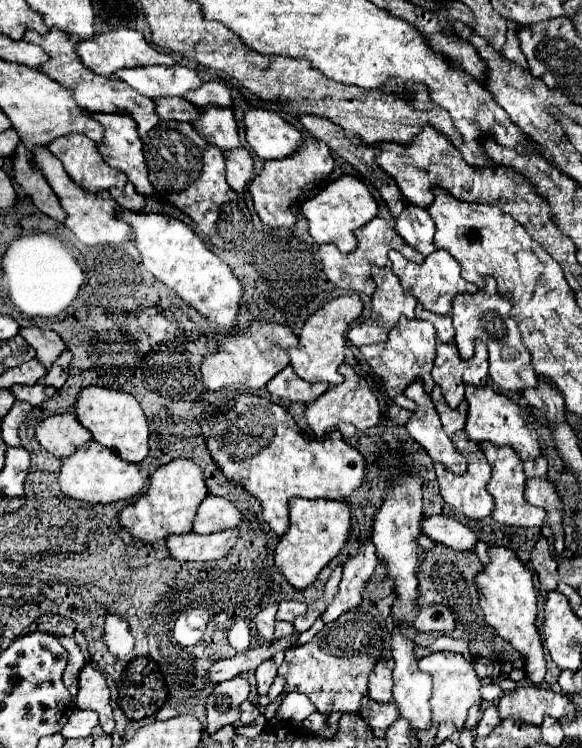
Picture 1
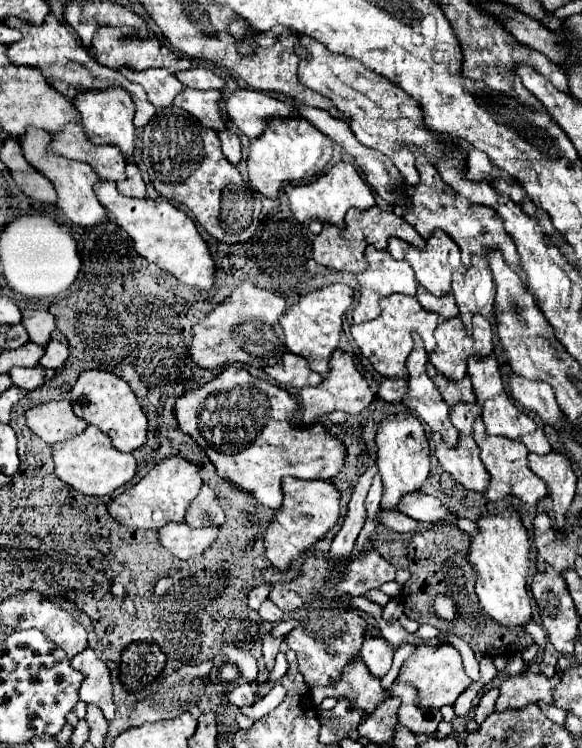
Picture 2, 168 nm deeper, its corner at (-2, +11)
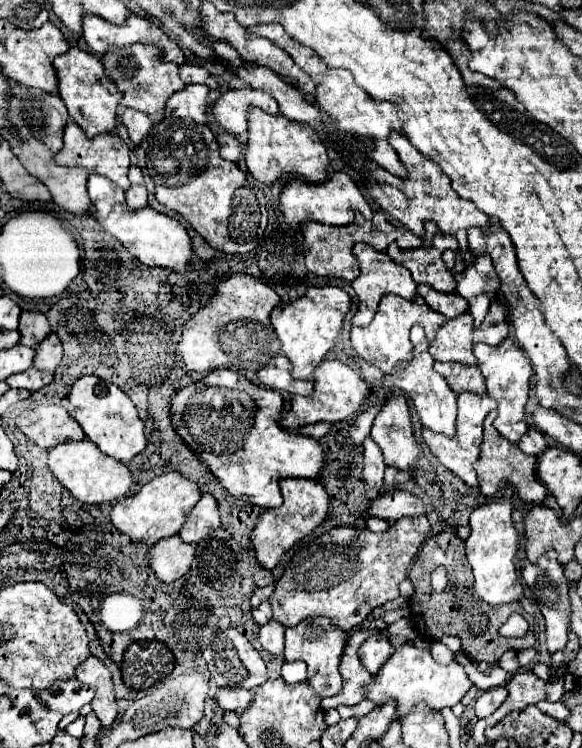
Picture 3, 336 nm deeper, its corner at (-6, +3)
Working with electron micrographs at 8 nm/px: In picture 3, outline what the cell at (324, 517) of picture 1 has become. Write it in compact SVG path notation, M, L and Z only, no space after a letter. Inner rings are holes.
M282 479L280 489L282 489L284 503L278 509L264 511L258 517L258 523L252 531L252 545L256 549L256 557L258 557L260 565L266 567L266 569L274 569L280 563L282 555L290 547L294 547L298 541L308 537L310 533L314 533L324 523L324 519L328 517L328 509L330 509L328 493L326 493L326 489L322 487L320 481Z

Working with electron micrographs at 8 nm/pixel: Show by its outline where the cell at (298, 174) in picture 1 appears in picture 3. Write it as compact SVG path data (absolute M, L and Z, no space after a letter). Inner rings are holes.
M250 109L246 165L248 165L248 171L262 183L274 183L284 175L308 179L310 183L320 183L327 177L330 159L328 159L326 147L320 143L320 137L308 125L296 123L284 115L274 117L274 115L262 113L260 109Z

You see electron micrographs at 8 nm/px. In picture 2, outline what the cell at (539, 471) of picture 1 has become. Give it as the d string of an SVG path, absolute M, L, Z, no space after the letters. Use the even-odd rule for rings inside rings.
M538 427L534 433L528 433L526 437L520 437L520 441L528 447L530 453L544 455L544 453L550 453L550 449L552 449L546 435L544 435L544 431L542 431L542 427Z

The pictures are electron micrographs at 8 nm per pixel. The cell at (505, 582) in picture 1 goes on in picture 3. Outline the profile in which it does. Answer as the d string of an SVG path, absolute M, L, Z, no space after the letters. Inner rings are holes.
M508 497L502 499L504 501L490 501L474 509L474 513L470 515L472 533L466 539L466 557L474 571L474 591L494 607L514 603L524 597L524 587L514 565L522 535L518 533L512 519L512 501Z

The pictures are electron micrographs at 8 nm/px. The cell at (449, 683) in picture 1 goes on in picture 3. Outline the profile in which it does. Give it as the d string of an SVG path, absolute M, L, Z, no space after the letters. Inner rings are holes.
M402 645L400 649L396 649L390 661L386 661L386 665L378 671L378 675L374 675L374 679L376 681L370 685L366 697L376 703L394 699L398 703L398 717L408 715L412 707L420 703L426 703L434 711L454 707L472 687L472 681L468 679L460 663L452 661L448 665L440 665L430 651L418 649L414 645Z

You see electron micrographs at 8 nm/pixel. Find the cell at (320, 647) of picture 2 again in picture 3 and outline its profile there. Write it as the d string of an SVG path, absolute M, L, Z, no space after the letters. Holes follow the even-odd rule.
M312 617L312 619L298 623L292 629L286 629L284 657L302 659L308 665L308 681L310 681L312 689L320 697L330 697L342 689L342 677L340 677L338 665L340 665L340 659L342 659L342 653L344 653L344 647L346 647L346 641L350 635L352 635L352 631L350 633L342 631L328 617Z

